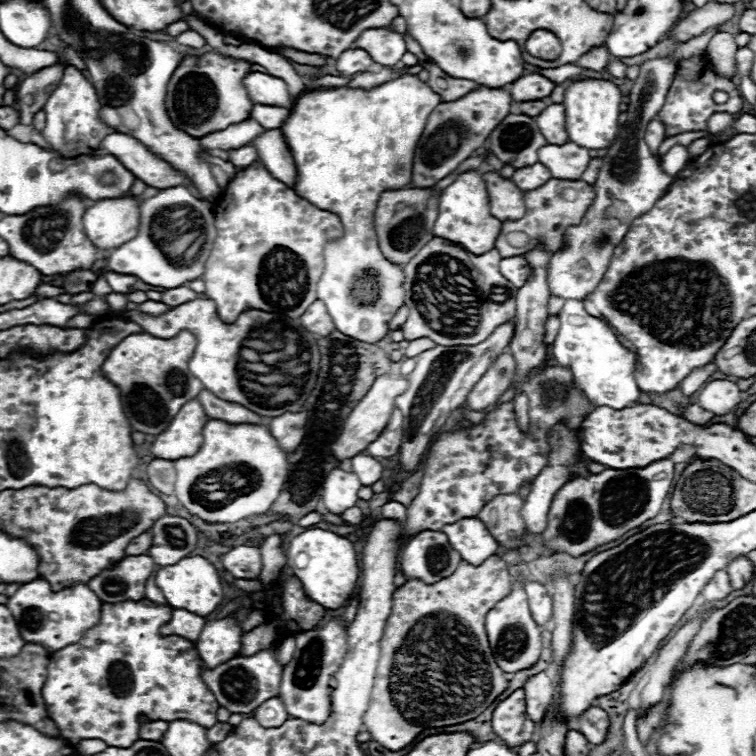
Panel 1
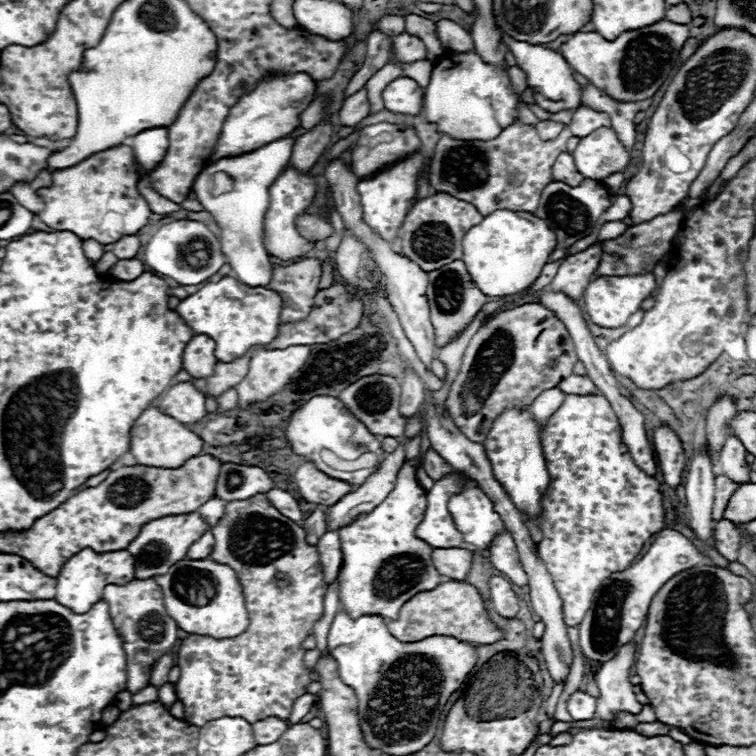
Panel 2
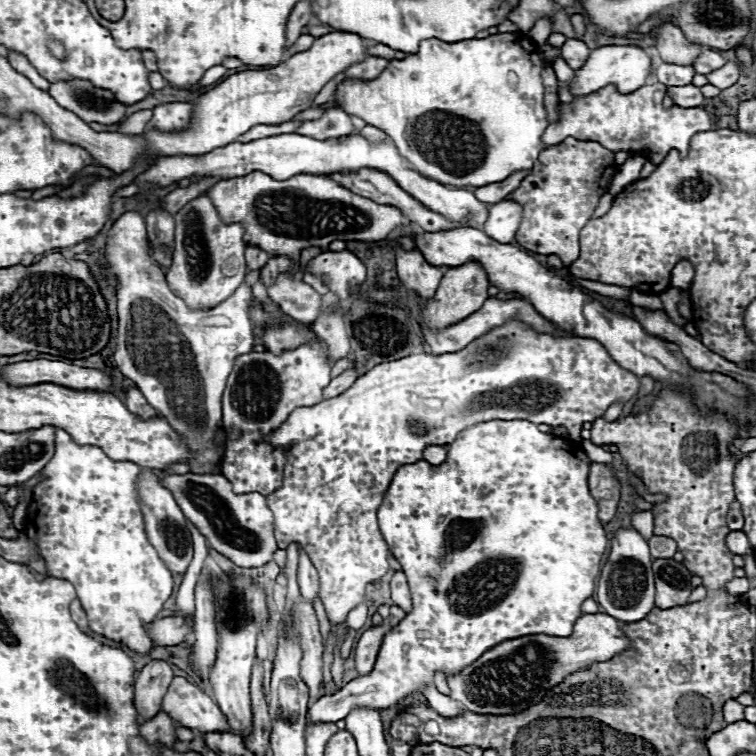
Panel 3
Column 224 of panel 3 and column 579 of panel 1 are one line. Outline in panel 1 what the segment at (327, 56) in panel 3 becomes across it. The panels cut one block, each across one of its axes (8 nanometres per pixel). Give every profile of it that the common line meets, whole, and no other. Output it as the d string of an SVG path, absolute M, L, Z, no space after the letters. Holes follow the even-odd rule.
M584 78L576 80L566 88L564 94L564 108L566 108L566 130L570 136L570 142L576 142L584 148L608 148L616 136L618 136L618 116L620 116L620 102L622 92L620 88L610 80L596 80L596 78Z

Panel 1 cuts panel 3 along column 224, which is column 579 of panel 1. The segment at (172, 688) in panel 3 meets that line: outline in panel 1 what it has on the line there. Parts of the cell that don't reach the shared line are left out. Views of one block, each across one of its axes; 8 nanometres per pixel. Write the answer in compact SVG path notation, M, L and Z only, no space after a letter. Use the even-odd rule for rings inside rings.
M592 706L582 716L578 716L576 728L578 728L578 732L582 732L588 738L588 742L602 744L606 740L606 736L608 736L610 716L602 708Z

